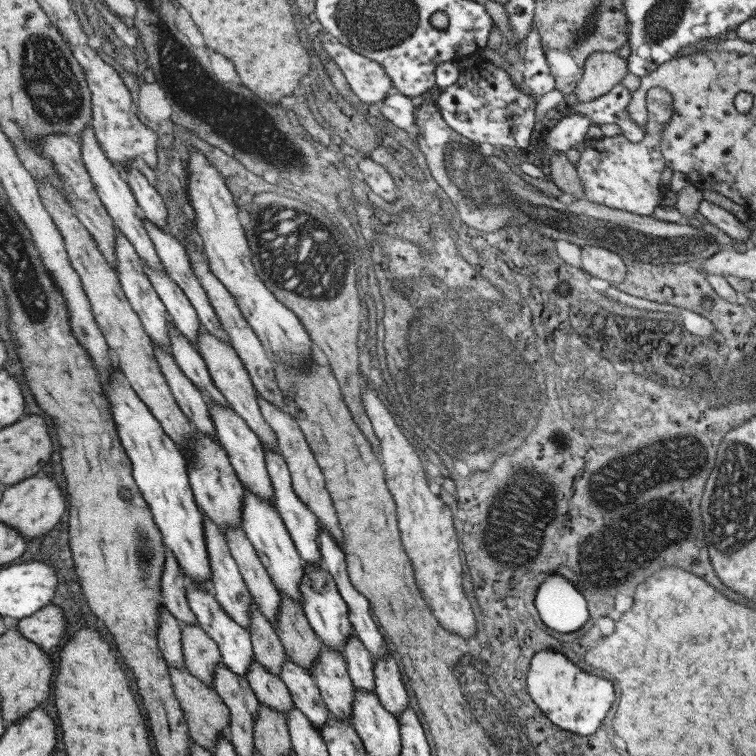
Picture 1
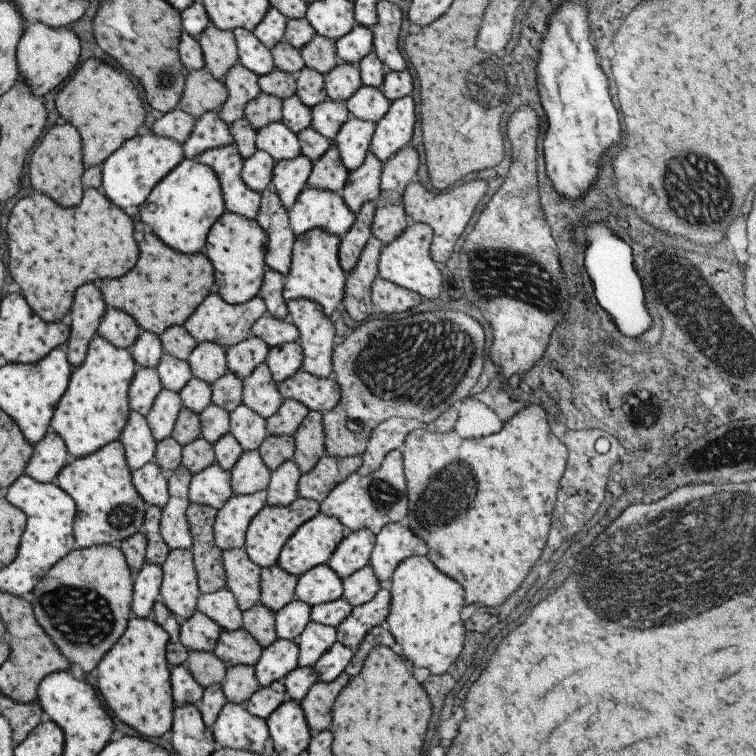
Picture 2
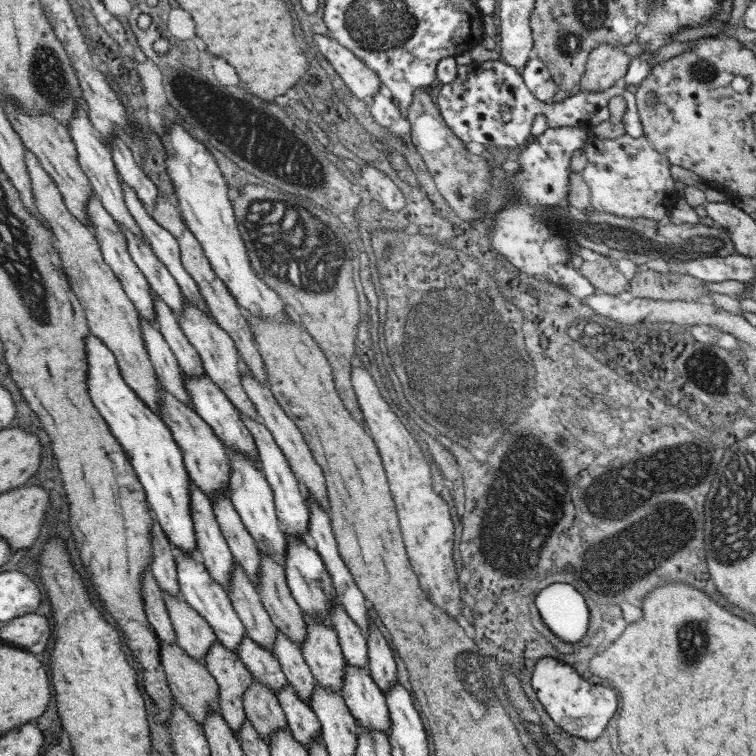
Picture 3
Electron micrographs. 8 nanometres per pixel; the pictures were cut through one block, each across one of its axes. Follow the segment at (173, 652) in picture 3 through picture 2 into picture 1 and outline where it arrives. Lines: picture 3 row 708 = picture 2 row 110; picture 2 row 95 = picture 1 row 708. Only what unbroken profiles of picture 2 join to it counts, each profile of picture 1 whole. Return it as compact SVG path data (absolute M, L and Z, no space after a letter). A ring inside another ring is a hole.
M185 666L168 668L168 675L173 694L185 717L188 735L195 744L199 744L201 748L209 750L211 755L213 755L215 752L215 740L217 740L219 732L226 732L227 724L229 724L229 711L225 703L223 703L213 688L209 689L202 684L201 680L193 678Z

